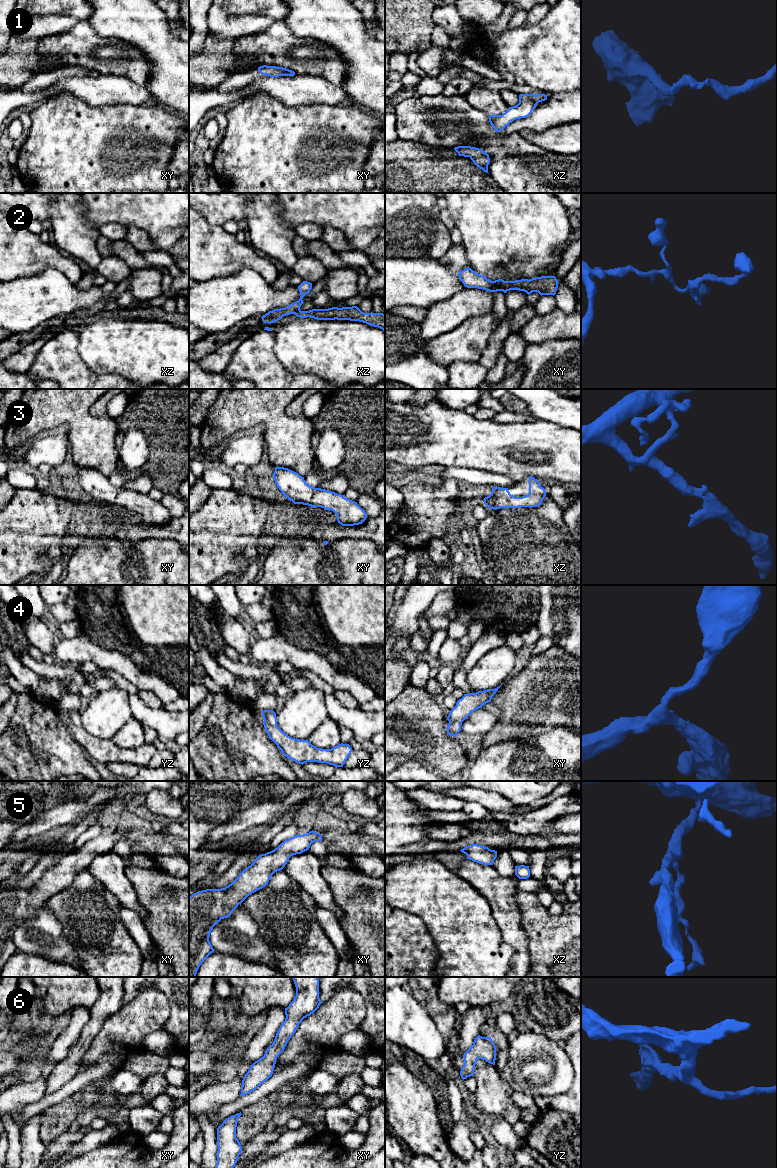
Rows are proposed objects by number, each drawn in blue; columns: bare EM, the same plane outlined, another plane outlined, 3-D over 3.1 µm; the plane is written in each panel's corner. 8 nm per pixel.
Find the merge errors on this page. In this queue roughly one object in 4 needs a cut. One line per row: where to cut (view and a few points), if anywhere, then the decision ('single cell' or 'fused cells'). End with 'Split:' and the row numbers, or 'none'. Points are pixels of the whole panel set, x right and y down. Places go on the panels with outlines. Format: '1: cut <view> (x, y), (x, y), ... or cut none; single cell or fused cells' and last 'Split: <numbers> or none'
1: cut none; single cell
2: cut xy (492, 281), (494, 291); fused cells
3: cut none; single cell
4: cut none; single cell
5: cut none; single cell
6: cut none; single cell
Split: 2

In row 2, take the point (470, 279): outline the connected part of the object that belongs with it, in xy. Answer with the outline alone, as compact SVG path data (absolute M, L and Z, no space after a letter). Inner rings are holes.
M469 267L460 271L458 276L467 288L478 288L489 292L494 292L495 290L493 281L476 273Z

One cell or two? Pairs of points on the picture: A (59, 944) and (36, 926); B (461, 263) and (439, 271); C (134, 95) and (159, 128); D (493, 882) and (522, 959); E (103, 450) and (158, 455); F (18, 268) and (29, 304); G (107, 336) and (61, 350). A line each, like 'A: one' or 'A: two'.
A: one
B: two
C: two
D: one
E: two
F: two
G: two

